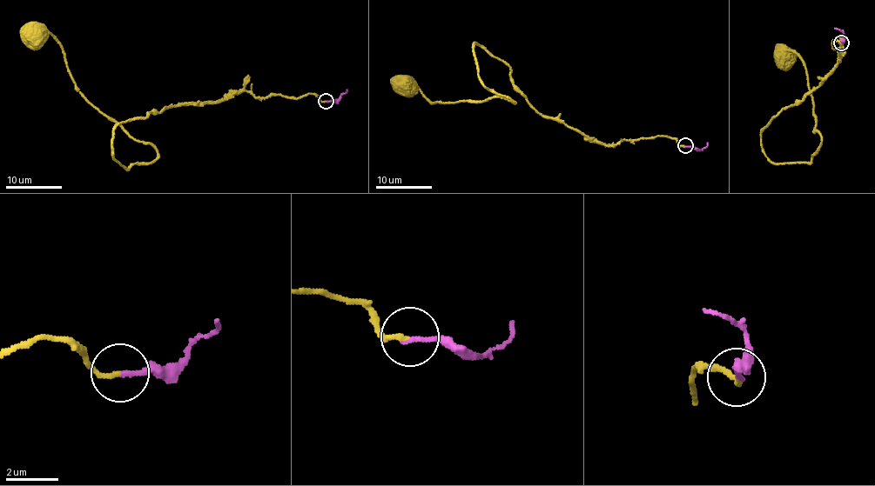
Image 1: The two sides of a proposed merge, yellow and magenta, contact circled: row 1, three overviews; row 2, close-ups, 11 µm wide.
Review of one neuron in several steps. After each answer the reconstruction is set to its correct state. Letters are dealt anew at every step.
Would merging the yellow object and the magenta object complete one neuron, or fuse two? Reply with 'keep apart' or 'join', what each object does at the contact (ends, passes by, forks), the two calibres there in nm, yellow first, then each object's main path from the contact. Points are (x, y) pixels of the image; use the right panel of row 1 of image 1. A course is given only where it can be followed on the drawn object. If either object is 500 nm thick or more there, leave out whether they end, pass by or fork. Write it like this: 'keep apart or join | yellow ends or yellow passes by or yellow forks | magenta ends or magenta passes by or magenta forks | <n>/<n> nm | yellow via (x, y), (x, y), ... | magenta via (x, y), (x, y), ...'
join | yellow ends | magenta ends | 200/200 nm | yellow via (841, 43), (822, 82), (761, 132), (774, 163), (810, 163), (821, 143), (813, 99), (804, 60), (784, 56) | magenta via (841, 43), (843, 35), (839, 29), (834, 28)

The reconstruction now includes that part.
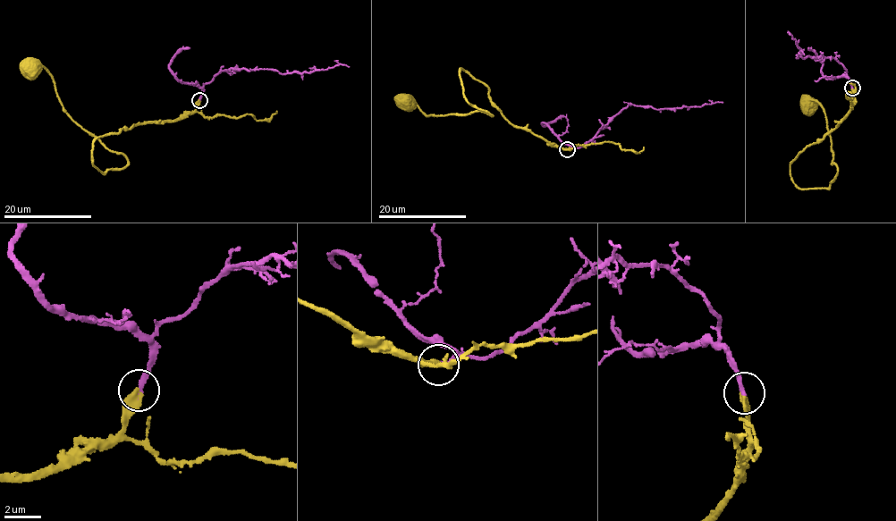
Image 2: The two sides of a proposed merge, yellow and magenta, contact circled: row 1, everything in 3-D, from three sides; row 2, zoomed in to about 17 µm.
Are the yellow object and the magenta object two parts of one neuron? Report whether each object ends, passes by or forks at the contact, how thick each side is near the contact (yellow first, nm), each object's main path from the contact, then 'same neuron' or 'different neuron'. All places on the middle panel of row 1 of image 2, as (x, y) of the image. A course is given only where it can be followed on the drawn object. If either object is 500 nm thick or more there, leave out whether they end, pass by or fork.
yellow ends | magenta ends | 360/260 nm | yellow via (568, 149), (514, 127), (488, 88), (460, 68), (463, 97), (492, 116), (426, 116), (404, 102) | magenta via (568, 149), (579, 147), (629, 105), (656, 109), (722, 102) | same neuron

